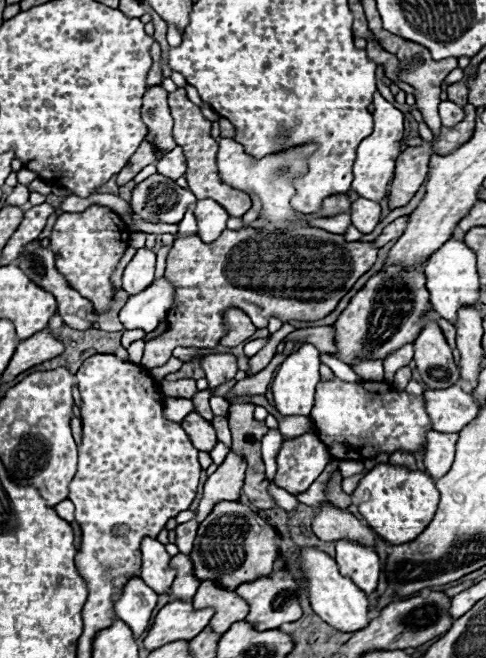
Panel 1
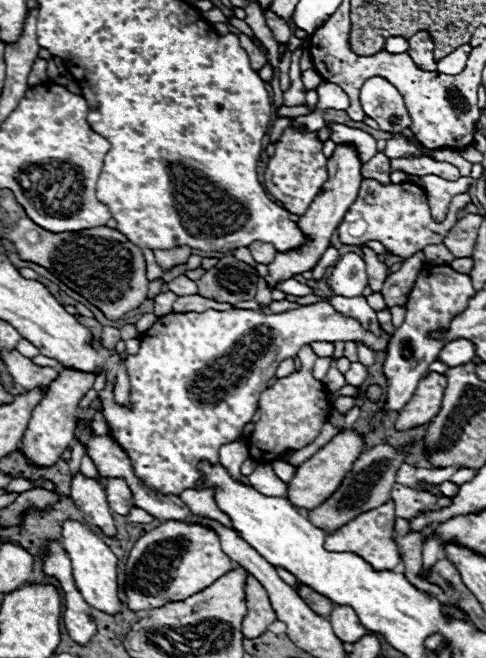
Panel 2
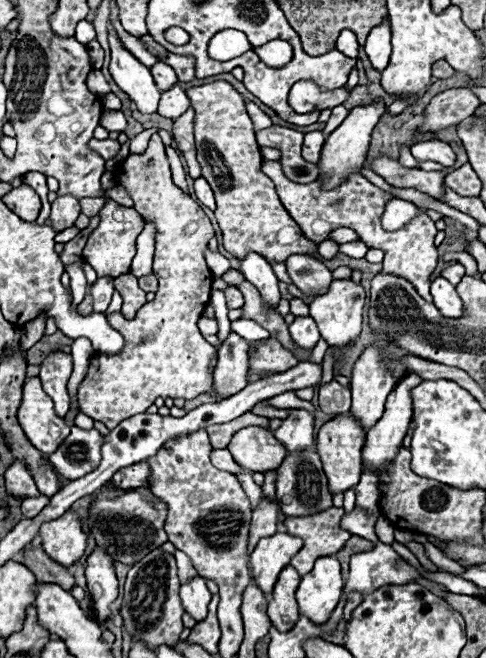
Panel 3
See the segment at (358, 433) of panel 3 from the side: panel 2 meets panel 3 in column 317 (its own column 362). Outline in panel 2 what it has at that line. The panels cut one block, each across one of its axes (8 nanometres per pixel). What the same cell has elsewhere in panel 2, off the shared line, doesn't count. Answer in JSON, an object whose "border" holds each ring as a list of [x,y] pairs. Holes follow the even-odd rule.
{"border":[[[350,430],[334,436],[324,448],[320,448],[312,458],[308,458],[306,462],[300,464],[300,468],[296,470],[294,478],[288,482],[288,492],[286,498],[290,500],[292,506],[296,506],[298,510],[306,508],[316,508],[320,506],[342,482],[344,474],[352,468],[352,462],[358,458],[358,454],[362,452],[364,446],[364,438],[360,434],[354,434]]]}

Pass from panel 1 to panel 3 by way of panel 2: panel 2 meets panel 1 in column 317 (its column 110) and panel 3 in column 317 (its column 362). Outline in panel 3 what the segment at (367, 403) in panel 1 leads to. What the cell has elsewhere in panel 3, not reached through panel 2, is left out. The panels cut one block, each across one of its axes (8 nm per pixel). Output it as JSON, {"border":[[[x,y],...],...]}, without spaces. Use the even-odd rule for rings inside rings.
{"border":[[[296,316],[296,320],[288,326],[288,330],[290,330],[292,342],[304,350],[312,350],[320,340],[316,322],[310,316]]]}

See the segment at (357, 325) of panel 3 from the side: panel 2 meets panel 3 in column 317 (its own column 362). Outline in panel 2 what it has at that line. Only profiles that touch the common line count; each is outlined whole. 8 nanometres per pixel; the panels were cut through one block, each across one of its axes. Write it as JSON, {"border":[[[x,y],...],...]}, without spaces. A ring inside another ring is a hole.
{"border":[[[332,296],[332,302],[330,302],[338,312],[350,316],[350,318],[358,318],[364,328],[370,328],[372,332],[380,332],[380,322],[376,318],[376,312],[368,306],[366,298],[364,296],[356,296],[356,298],[344,298],[344,296]]]}

